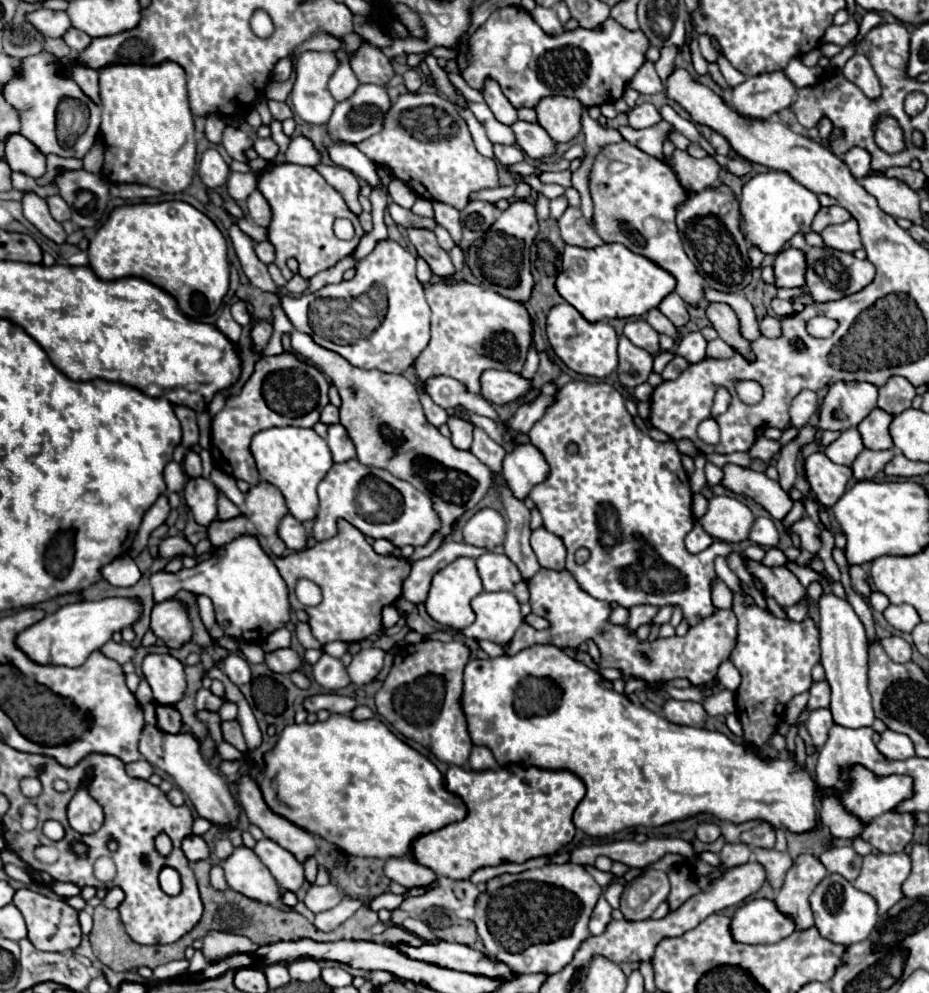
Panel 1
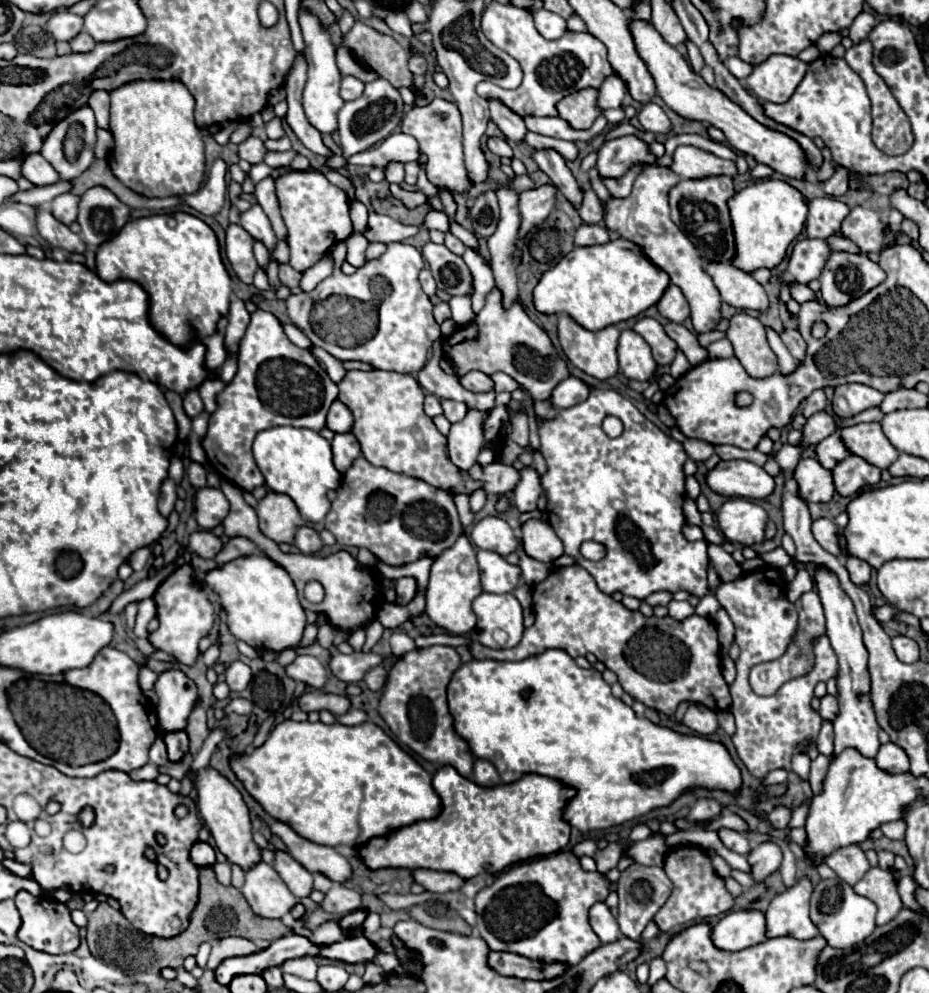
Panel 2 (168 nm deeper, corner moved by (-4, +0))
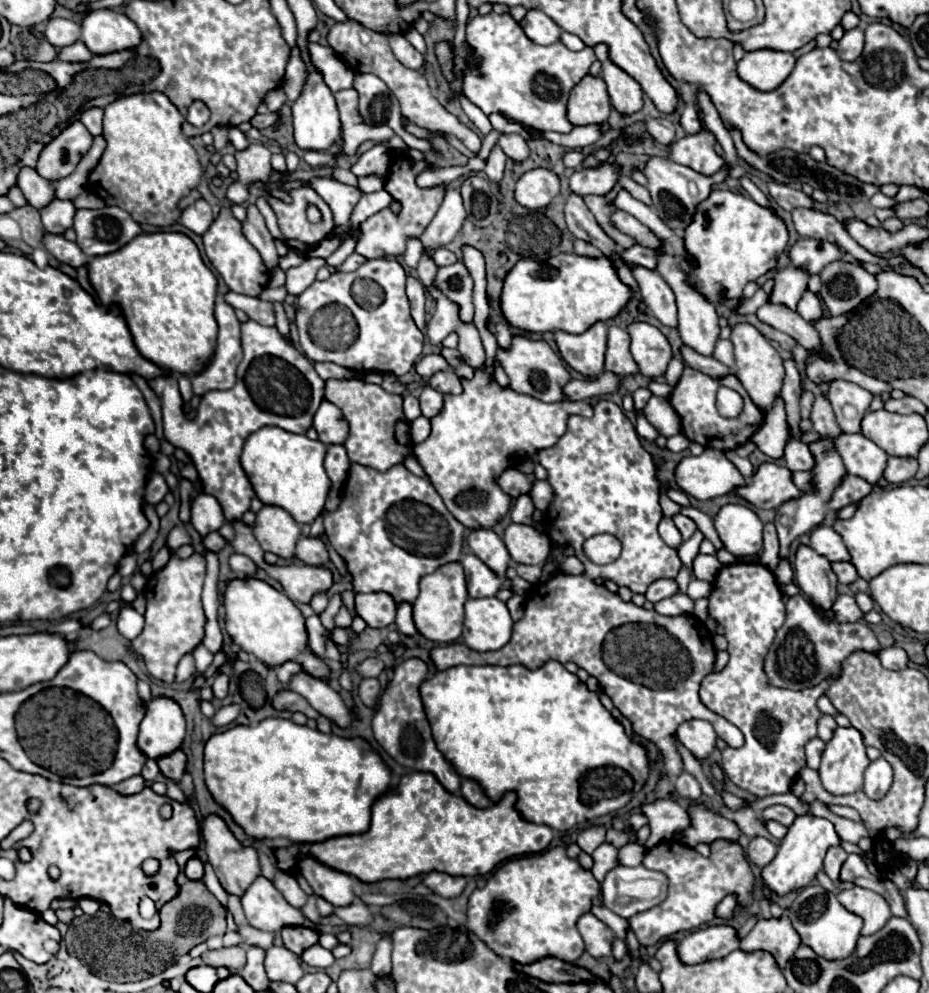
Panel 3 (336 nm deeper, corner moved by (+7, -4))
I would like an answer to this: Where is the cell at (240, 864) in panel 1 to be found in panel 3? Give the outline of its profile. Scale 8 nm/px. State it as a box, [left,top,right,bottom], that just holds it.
[241,876,305,932]

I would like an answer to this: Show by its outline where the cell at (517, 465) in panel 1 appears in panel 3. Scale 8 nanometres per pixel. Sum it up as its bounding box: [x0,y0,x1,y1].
[511,494,535,524]

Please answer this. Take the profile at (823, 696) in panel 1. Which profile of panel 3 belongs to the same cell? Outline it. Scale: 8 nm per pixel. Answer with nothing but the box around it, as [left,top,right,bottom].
[817,714,837,742]

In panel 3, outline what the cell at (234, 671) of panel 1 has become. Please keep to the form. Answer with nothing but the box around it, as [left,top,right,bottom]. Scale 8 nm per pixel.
[211,674,229,698]

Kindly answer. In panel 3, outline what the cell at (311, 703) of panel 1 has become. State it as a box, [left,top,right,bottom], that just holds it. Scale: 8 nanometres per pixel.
[273,690,319,718]

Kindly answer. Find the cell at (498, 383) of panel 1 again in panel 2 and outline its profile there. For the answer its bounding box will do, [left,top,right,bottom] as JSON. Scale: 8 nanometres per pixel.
[458,372,494,392]

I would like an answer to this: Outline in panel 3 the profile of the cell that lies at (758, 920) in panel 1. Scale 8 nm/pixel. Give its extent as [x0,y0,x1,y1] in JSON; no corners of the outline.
[677,924,741,964]

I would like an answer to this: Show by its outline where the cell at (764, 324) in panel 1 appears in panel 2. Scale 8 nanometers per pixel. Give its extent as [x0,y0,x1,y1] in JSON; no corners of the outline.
[780,330,806,364]

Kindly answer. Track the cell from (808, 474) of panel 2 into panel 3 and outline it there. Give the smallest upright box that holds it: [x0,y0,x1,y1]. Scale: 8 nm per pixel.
[737,464,801,508]

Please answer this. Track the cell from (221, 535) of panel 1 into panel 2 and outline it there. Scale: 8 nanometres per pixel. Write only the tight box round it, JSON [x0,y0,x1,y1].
[216,538,256,564]

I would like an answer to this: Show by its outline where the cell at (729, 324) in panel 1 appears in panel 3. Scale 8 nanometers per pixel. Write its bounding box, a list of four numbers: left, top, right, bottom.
[729,322,785,410]

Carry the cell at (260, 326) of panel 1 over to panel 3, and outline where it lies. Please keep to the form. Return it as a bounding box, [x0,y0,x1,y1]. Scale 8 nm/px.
[161,320,325,520]

